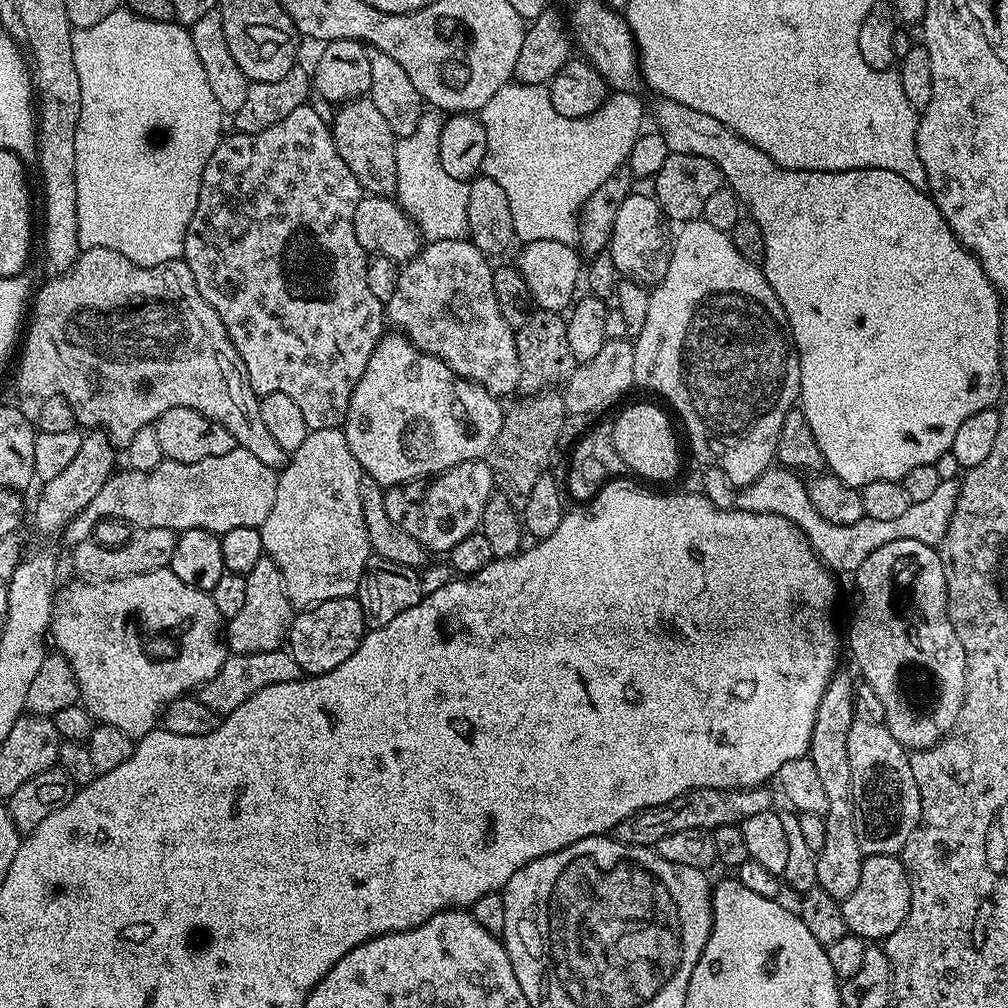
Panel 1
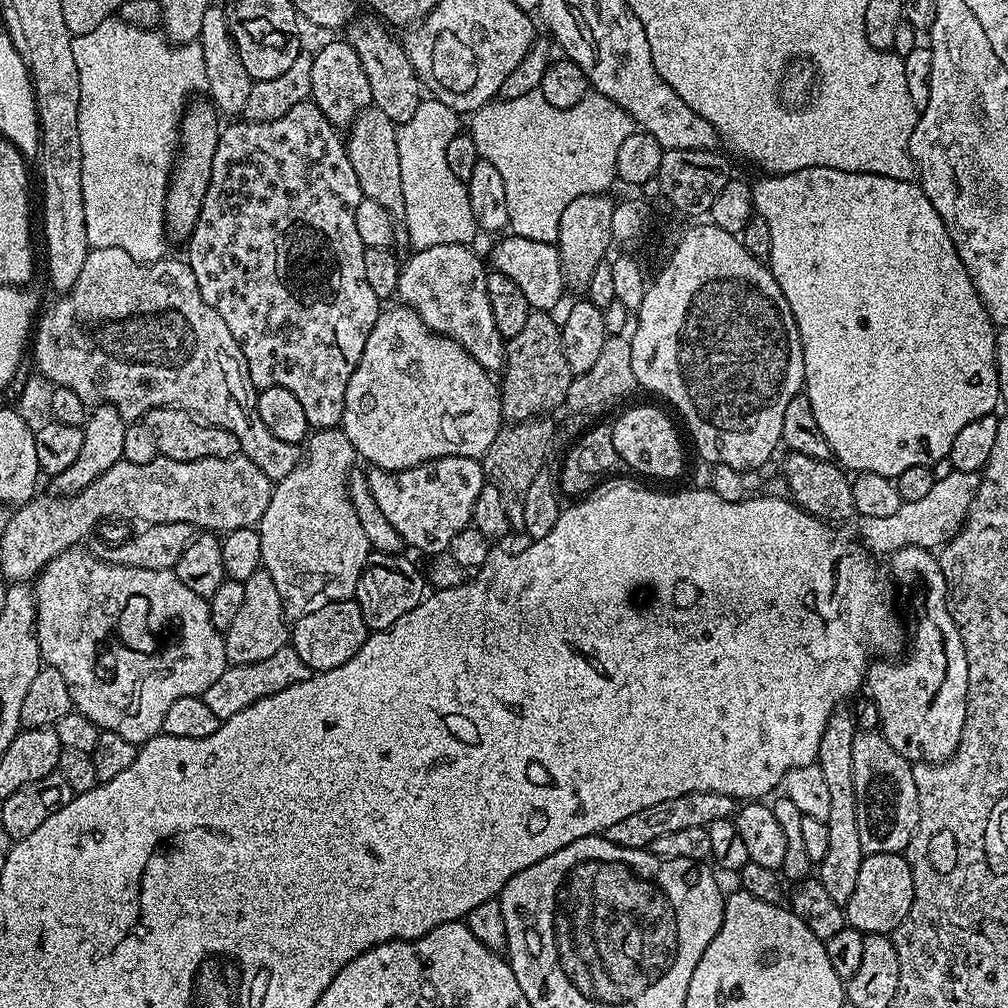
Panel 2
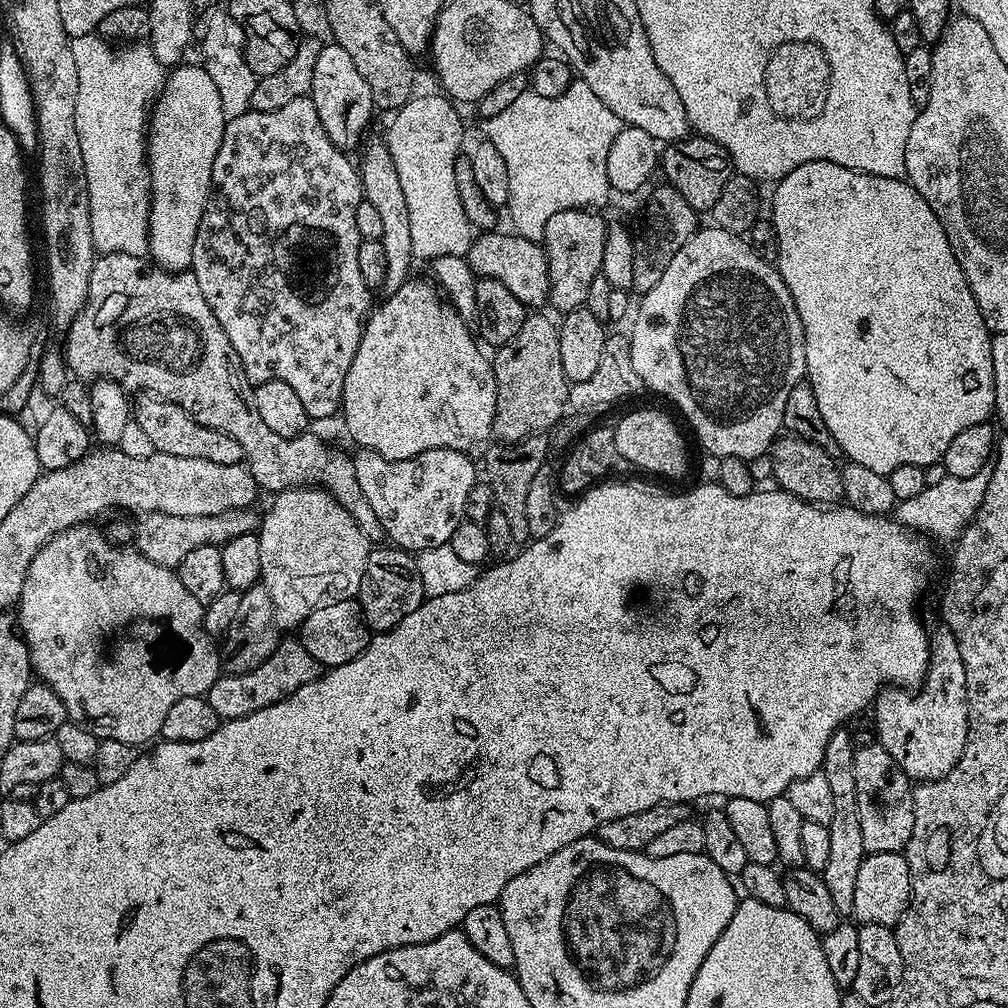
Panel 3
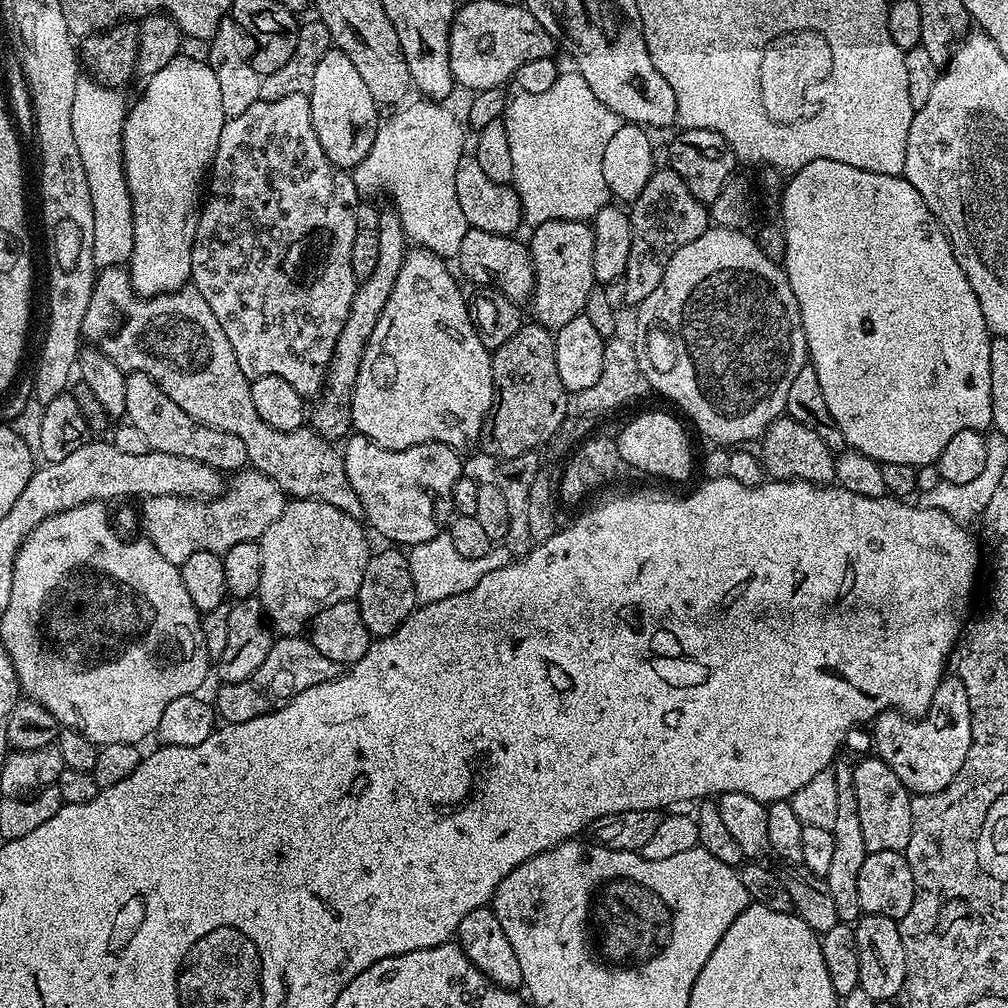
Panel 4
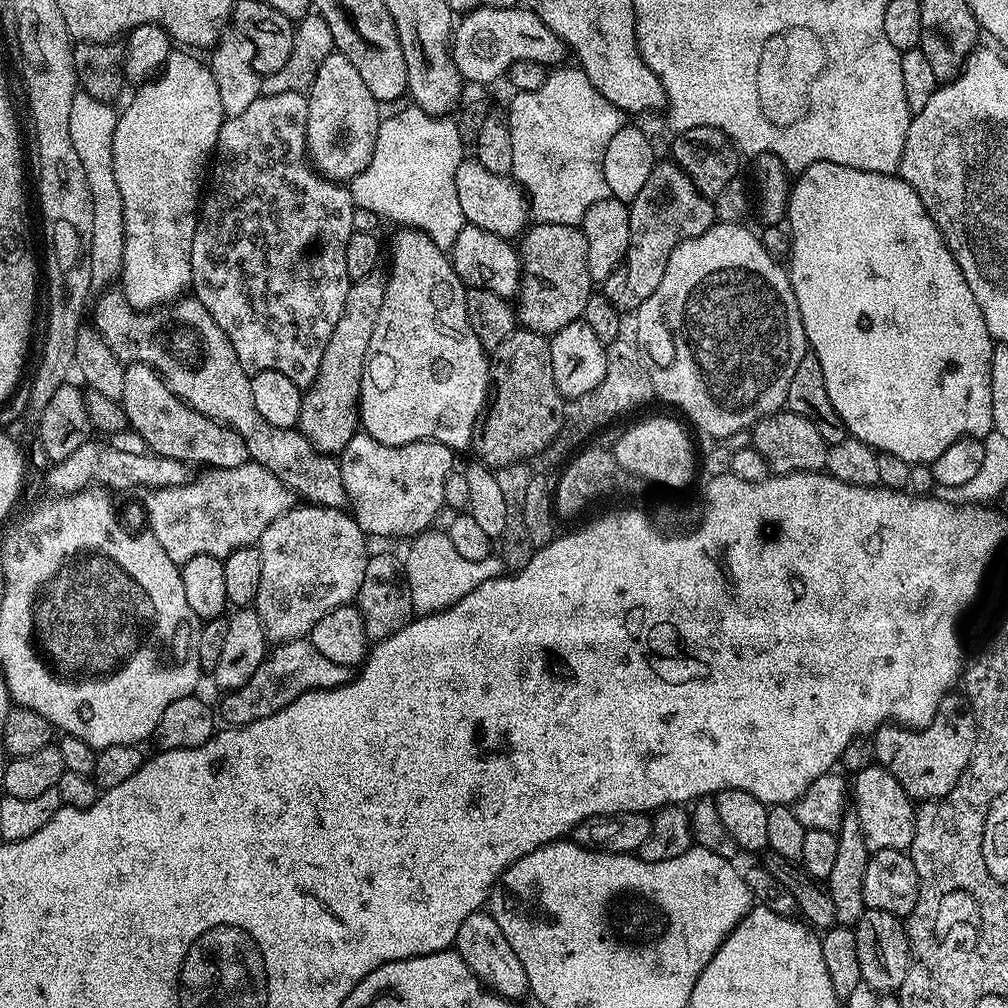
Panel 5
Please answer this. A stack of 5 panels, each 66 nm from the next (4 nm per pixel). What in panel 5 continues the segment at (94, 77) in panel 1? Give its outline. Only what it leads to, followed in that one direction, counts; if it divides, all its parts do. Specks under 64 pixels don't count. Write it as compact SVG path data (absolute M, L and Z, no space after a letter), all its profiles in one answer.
M77 91L74 103L70 106L70 139L74 142L74 150L78 154L78 158L82 161L82 170L86 170L86 182L90 182L90 194L94 202L94 230L92 231L92 245L90 246L90 278L93 285L100 290L107 289L109 286L115 285L120 279L120 272L124 268L124 219L122 218L122 194L118 194L118 182L114 182L114 158L112 157L112 139L114 138L114 130L118 119L118 112L112 104L103 104L98 98L90 98L82 91Z

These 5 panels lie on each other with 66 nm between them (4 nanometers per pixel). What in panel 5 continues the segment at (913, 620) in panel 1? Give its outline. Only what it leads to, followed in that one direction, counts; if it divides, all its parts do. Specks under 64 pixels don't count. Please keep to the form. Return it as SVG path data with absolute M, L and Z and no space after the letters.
M949 694L925 728L913 730L885 726L876 729L874 739L875 763L892 774L913 801L937 801L960 781L960 776L968 769L972 751L976 748L976 719L961 697L959 700L956 694Z

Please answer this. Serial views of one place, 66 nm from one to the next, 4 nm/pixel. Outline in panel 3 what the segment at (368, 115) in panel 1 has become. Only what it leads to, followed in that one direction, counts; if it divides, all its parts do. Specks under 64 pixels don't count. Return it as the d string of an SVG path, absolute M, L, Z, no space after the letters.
M387 143L372 144L363 149L364 157L358 160L360 185L364 187L364 199L375 206L382 218L382 234L379 240L386 250L386 278L382 288L385 293L396 292L410 278L408 272L414 265L412 247L410 246L410 210L406 210L406 194L402 182L398 179L398 170L394 170L394 158L390 158Z

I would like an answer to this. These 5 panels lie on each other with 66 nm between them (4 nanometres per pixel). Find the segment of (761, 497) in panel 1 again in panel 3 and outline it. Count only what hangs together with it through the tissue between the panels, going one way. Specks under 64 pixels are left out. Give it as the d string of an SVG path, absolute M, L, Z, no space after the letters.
M985 470L974 474L971 478L954 478L947 474L941 475L941 480L929 483L928 487L918 494L918 498L899 501L895 509L895 519L905 528L923 534L925 537L937 536L940 540L955 541L976 516L982 506L982 498L986 494L986 486L992 477L991 471Z

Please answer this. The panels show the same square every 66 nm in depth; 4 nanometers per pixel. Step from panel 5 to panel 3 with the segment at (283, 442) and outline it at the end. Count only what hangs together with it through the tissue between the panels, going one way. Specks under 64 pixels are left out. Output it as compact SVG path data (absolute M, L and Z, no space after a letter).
M105 252L97 255L96 260L92 264L86 303L82 306L80 313L72 319L71 324L68 325L66 331L63 333L63 336L65 336L62 355L64 363L68 365L69 373L71 373L75 379L85 382L91 382L101 378L113 380L121 384L121 386L124 387L124 391L129 394L151 394L160 397L162 400L168 400L172 404L178 405L179 408L186 410L191 416L196 417L196 421L202 426L218 430L222 434L234 438L234 442L238 442L238 446L242 446L242 454L244 455L243 463L252 471L252 477L254 478L257 489L264 491L265 488L266 491L272 492L271 494L279 494L291 488L319 486L336 499L338 506L342 506L342 510L346 510L346 514L350 514L350 518L354 518L354 522L358 522L358 530L362 530L362 534L367 536L369 541L383 541L385 539L384 527L382 526L382 522L378 522L378 514L374 514L374 506L370 506L370 501L362 494L361 485L354 472L353 457L349 455L349 453L344 453L340 448L328 448L327 442L324 441L322 437L315 436L315 431L312 430L298 434L294 438L282 438L282 434L274 434L274 430L268 429L266 422L262 422L257 408L254 407L254 394L252 393L254 386L246 378L242 362L238 358L234 346L230 346L230 338L226 338L226 330L222 330L218 318L214 318L214 310L210 310L206 298L202 298L202 289L198 286L198 278L194 278L194 274L191 270L165 272L163 268L155 266L147 266L148 268L144 268L144 263L145 261L139 256L131 256L130 254L122 254L121 252Z

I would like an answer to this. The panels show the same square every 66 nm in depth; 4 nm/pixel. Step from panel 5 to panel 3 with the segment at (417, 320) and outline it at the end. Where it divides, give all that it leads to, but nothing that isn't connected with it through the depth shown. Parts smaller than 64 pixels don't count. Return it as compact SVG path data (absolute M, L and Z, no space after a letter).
M409 278L398 291L384 298L388 300L381 302L377 312L375 309L369 315L364 325L364 332L360 335L360 345L354 354L354 362L346 374L346 382L344 383L342 416L344 412L344 428L348 431L349 438L356 443L354 445L376 451L382 458L390 460L414 459L426 450L434 450L435 448L449 448L472 454L475 453L475 448L483 449L493 439L492 423L496 413L496 383L494 382L492 361L487 355L484 357L483 350L476 345L471 330L464 325L467 324L465 317L461 316L455 308L446 306L441 293L427 279L425 280Z

